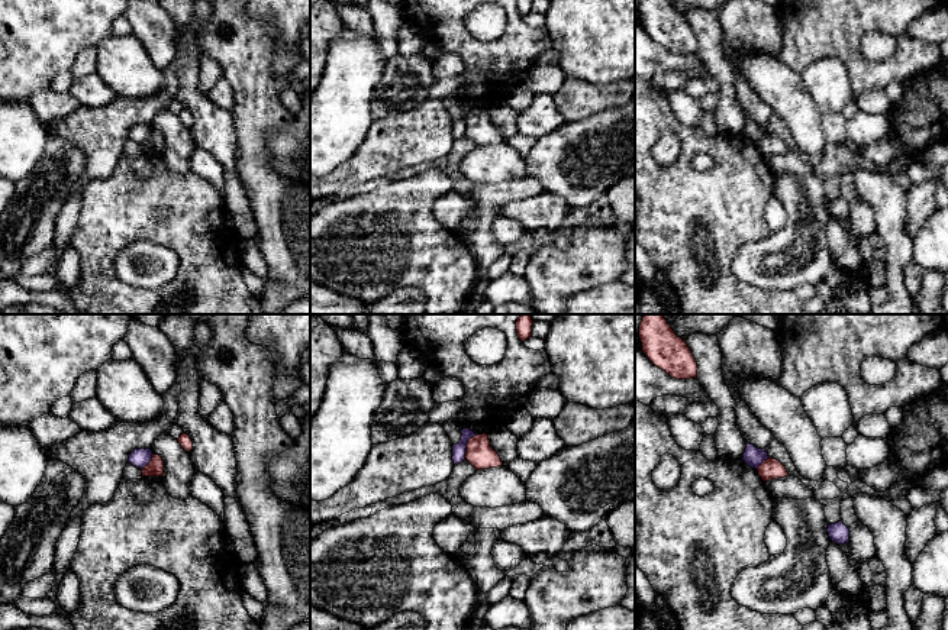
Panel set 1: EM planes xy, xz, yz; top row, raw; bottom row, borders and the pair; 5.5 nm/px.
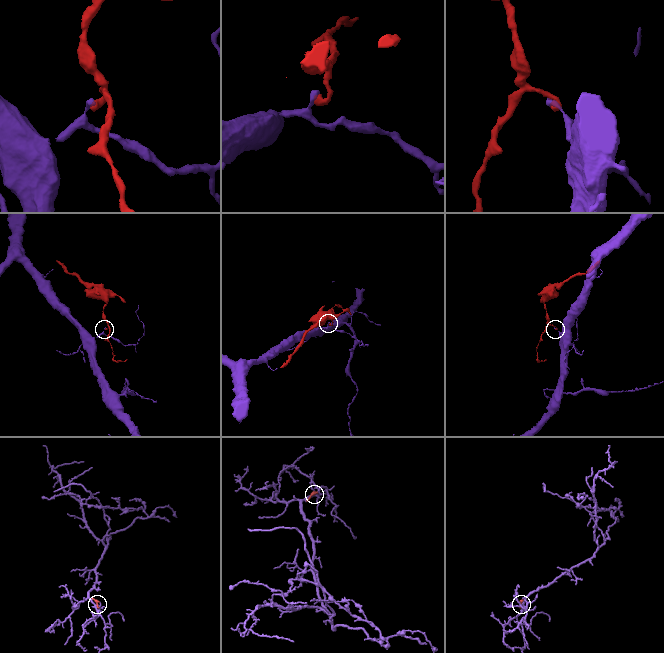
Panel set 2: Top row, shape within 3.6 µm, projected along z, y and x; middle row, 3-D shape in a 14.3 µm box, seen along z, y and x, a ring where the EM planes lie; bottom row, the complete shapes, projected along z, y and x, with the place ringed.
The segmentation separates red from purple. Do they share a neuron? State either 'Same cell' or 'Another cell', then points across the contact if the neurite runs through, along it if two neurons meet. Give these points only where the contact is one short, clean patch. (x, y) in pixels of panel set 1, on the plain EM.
Another cell. Boundary: xz (477, 110), (468, 116), (464, 133)

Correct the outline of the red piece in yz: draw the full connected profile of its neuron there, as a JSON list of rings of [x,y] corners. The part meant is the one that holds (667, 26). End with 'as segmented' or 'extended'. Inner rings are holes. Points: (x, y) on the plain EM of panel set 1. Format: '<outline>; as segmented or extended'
[[[641,0],[639,14],[648,35],[671,54],[697,52],[697,38],[686,16],[678,13],[670,0]]]; as segmented

